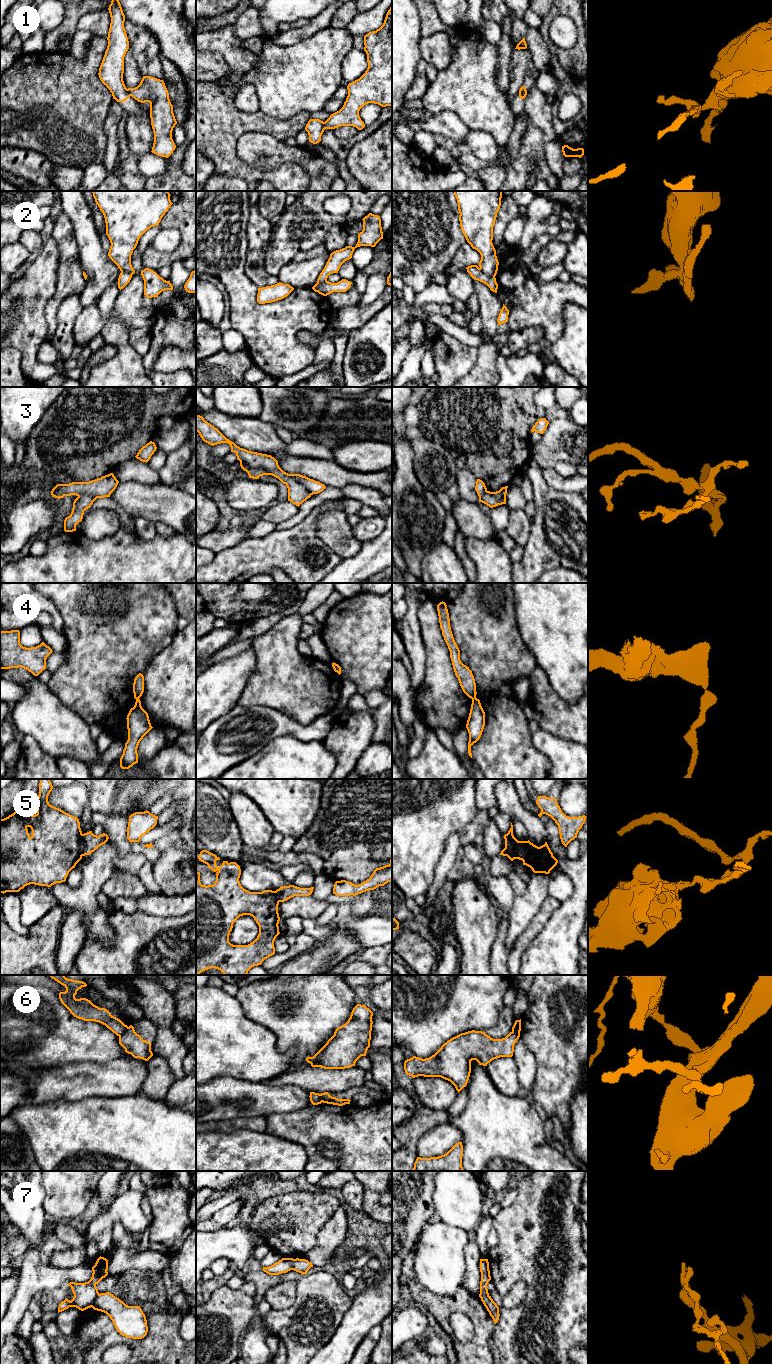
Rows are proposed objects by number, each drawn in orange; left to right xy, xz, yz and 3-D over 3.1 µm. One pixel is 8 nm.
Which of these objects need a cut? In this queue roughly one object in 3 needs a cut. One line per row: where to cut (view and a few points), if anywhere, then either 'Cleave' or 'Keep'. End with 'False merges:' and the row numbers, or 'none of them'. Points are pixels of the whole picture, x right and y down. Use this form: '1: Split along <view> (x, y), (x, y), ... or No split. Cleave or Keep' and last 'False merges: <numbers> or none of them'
1: Split along xy (126, 89), (130, 95). Cleave
2: Split along yz (479, 268), (484, 273), (494, 276). Cleave
3: Split along xz (240, 461), (252, 467), (263, 468), (270, 474). Cleave
4: Split along yz (475, 696), (472, 699). Cleave
5: Split along xy (83, 834), (81, 837), (82, 855). Cleave
6: Split along xy (128, 1027), (119, 1036). Cleave
7: Split along xy (98, 1293), (92, 1307). Cleave
False merges: 1, 2, 3, 4, 5, 6, 7

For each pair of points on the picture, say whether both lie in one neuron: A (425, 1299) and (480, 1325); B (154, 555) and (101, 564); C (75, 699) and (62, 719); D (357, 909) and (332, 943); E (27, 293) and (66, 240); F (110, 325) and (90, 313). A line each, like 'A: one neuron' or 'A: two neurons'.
A: one neuron
B: one neuron
C: two neurons
D: one neuron
E: two neurons
F: two neurons

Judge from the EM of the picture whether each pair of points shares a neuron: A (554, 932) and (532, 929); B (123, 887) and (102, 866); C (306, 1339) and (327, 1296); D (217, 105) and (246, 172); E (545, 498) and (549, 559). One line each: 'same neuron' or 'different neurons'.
A: different neurons
B: different neurons
C: same neuron
D: same neuron
E: same neuron

